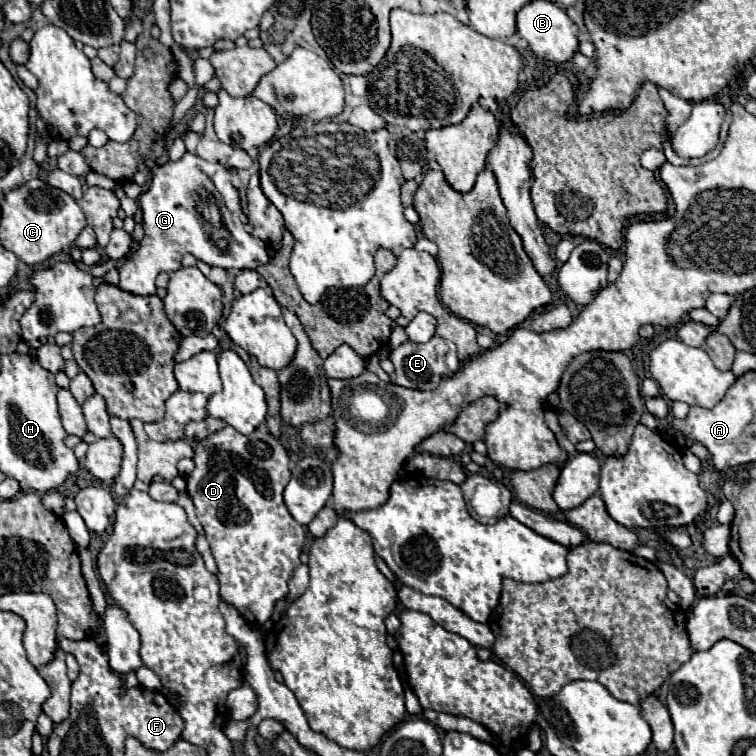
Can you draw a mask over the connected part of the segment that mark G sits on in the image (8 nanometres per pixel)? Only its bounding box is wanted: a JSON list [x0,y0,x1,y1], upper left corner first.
[118,153,268,295]

